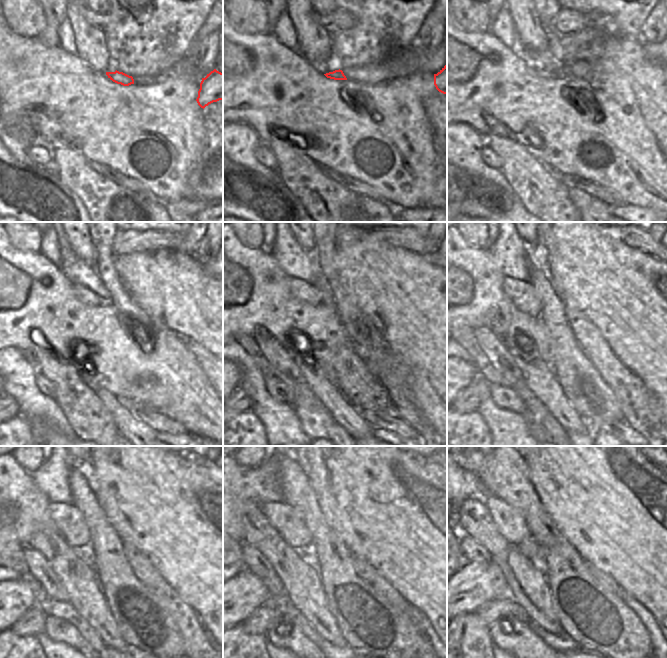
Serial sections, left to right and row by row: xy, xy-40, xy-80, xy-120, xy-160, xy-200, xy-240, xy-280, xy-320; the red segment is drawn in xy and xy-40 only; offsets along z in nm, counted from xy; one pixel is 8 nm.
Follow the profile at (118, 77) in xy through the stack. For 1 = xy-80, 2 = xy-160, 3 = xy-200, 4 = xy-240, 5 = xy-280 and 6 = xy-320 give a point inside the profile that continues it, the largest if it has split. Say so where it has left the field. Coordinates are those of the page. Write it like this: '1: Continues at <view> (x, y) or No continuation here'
1: Continues at xy-80 (561, 74)
2: Continues at xy-160 (304, 291)
3: Continues at xy-200 (522, 293)
4: Continues at xy-240 (69, 521)
5: Continues at xy-280 (287, 521)
6: Continues at xy-320 (510, 523).

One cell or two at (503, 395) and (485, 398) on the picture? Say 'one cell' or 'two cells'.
two cells

